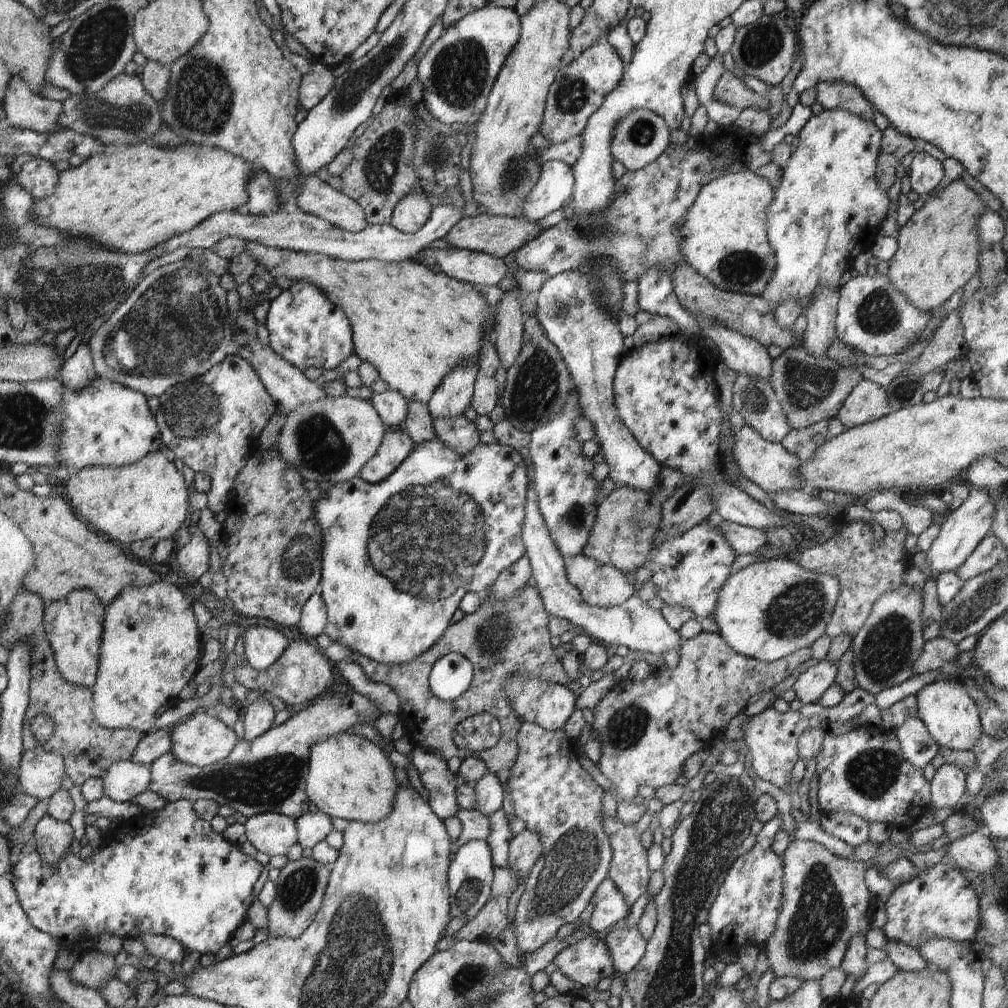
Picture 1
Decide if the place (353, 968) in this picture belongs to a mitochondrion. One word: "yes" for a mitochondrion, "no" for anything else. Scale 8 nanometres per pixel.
yes

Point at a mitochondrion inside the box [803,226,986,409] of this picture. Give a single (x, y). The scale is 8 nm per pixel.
(879, 314)

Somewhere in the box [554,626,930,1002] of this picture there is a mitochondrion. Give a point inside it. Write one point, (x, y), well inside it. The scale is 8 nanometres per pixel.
(819, 920)

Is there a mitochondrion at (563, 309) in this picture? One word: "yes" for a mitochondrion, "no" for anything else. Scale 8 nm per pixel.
yes

